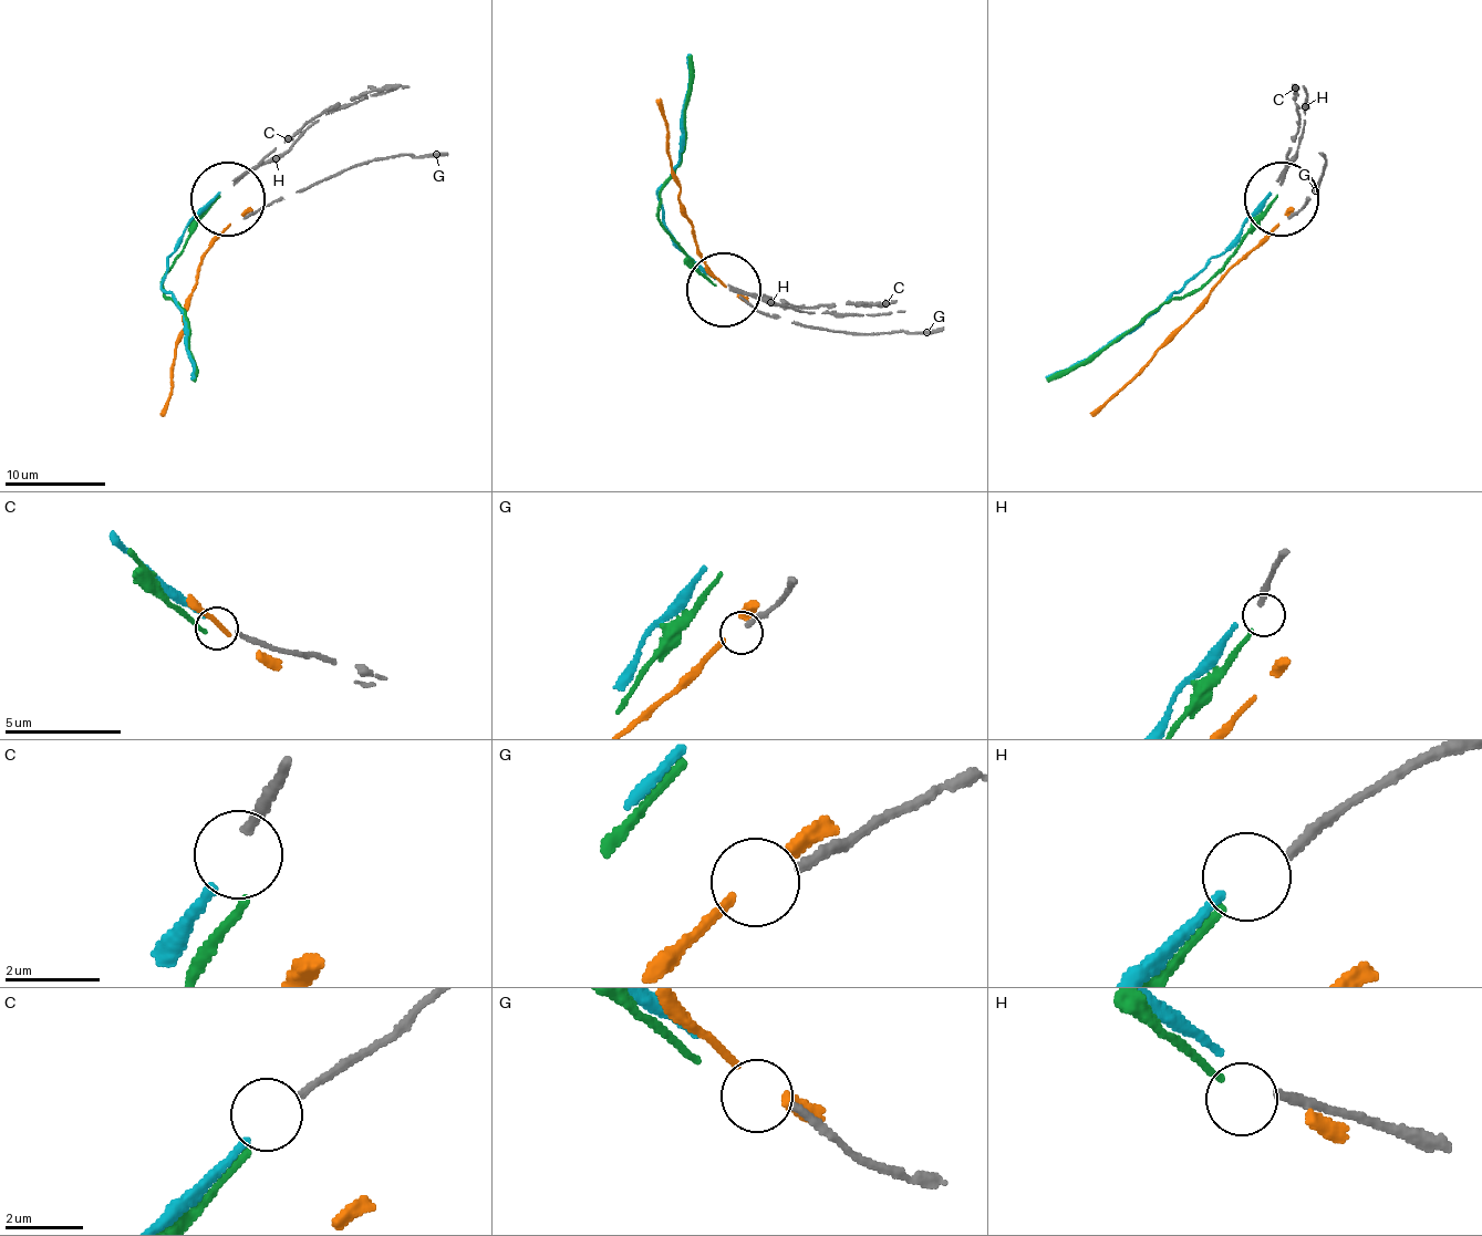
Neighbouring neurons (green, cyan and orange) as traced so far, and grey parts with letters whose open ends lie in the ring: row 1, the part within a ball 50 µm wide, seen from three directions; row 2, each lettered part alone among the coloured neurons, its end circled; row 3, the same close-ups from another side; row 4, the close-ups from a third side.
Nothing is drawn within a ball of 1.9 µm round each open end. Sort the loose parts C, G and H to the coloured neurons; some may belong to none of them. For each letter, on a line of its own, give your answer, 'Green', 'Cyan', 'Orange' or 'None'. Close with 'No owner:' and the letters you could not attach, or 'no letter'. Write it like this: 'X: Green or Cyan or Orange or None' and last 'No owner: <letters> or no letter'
C: Cyan
G: None
H: Green
No owner: G

